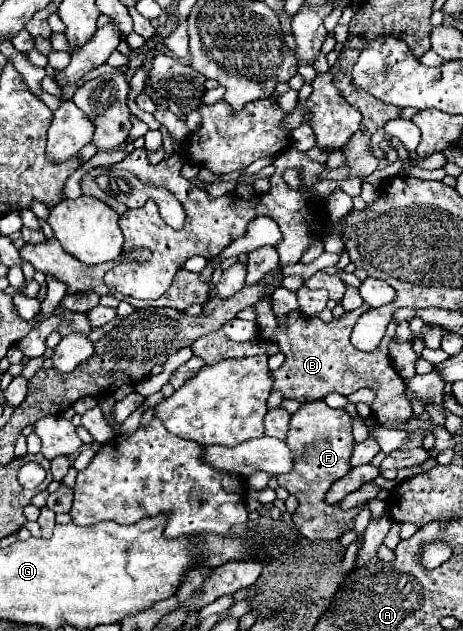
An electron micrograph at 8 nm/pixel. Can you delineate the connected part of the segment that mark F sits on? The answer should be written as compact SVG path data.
M325 401L303 403L301 409L291 415L291 425L285 443L293 455L293 467L289 473L279 475L277 481L299 501L299 507L293 511L293 523L297 525L299 533L309 541L339 539L345 531L353 529L353 519L361 509L361 505L357 505L345 511L339 507L339 503L325 503L325 493L329 491L329 487L351 471L349 459L355 445L351 433L351 417L345 409L331 409Z

